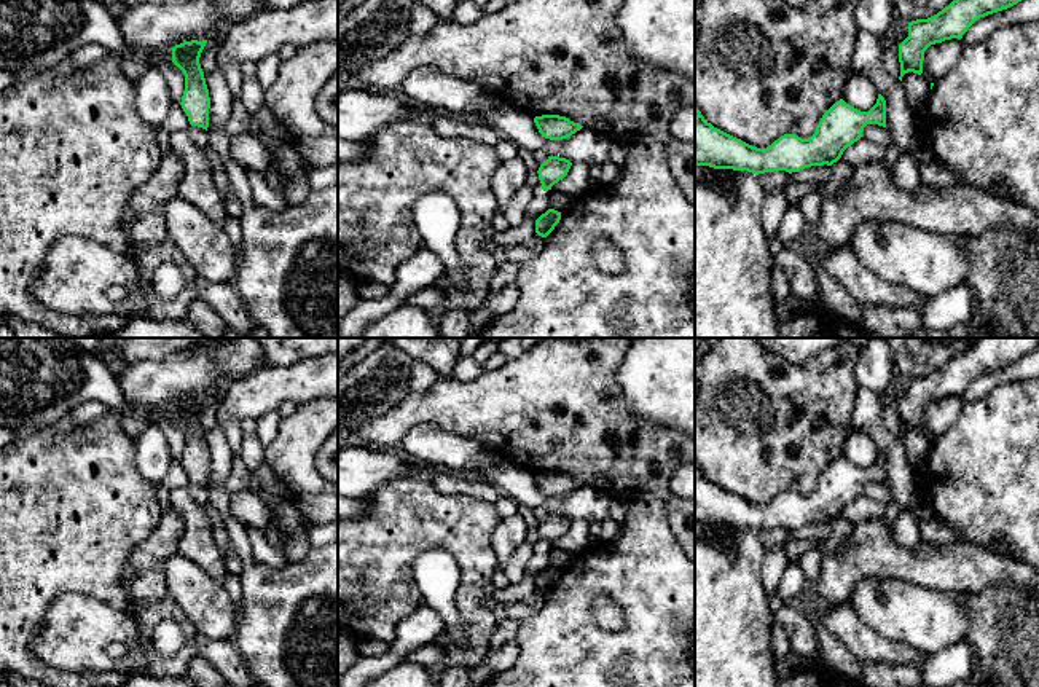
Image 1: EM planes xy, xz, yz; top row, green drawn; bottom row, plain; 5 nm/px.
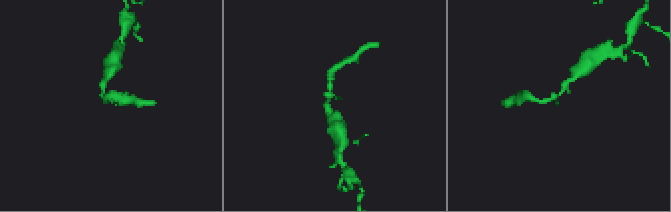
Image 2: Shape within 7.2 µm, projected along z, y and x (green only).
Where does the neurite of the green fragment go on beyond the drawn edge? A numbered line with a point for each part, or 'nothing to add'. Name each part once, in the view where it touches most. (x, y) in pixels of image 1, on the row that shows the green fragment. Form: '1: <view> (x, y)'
nothing to add

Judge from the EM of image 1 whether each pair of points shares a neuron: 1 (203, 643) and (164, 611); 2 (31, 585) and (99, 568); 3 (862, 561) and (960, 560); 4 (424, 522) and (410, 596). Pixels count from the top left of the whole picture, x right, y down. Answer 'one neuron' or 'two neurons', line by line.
1: two neurons
2: one neuron
3: one neuron
4: one neuron

